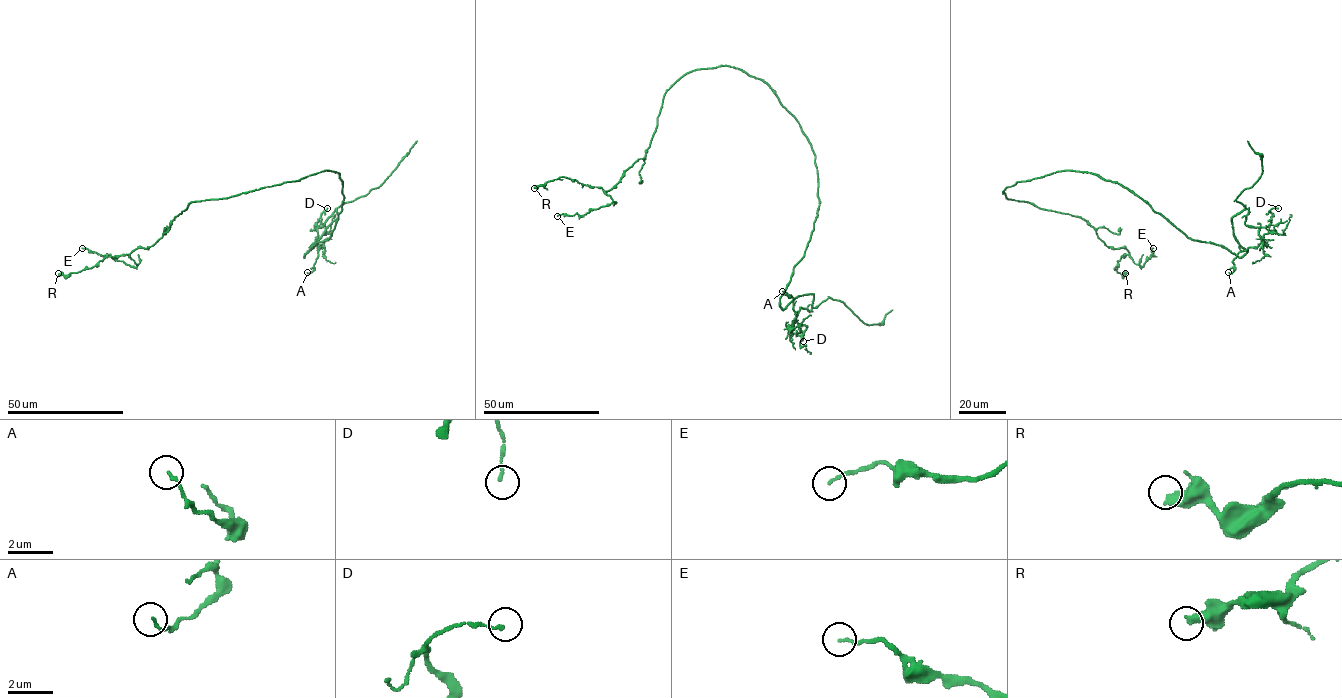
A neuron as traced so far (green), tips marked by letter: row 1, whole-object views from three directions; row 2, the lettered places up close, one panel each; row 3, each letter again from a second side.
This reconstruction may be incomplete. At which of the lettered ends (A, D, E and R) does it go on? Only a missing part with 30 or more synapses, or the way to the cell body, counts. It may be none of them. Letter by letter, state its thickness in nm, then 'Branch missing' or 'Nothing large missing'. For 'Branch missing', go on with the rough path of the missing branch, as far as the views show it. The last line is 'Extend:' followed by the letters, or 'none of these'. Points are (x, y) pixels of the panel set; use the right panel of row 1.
A: Thickness 100 nm. Nothing large missing
D: Thickness 120 nm. Nothing large missing
E: Thickness 110 nm. Nothing large missing
R: Thickness 400 nm. Nothing large missing
Extend: none of these

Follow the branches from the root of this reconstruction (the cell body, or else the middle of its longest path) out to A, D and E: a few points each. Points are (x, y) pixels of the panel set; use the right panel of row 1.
A: (1074, 171), (1117, 181), (1188, 237), (1238, 257), (1231, 219), (1247, 209), (1262, 241), (1228, 272)
D: (1074, 171), (1117, 181), (1188, 237), (1238, 257), (1231, 219), (1247, 209), (1245, 225), (1266, 227), (1278, 208)
E: (1074, 171), (1019, 181), (1003, 191), (1008, 199), (1083, 218), (1107, 246), (1126, 248), (1141, 267), (1153, 248)

